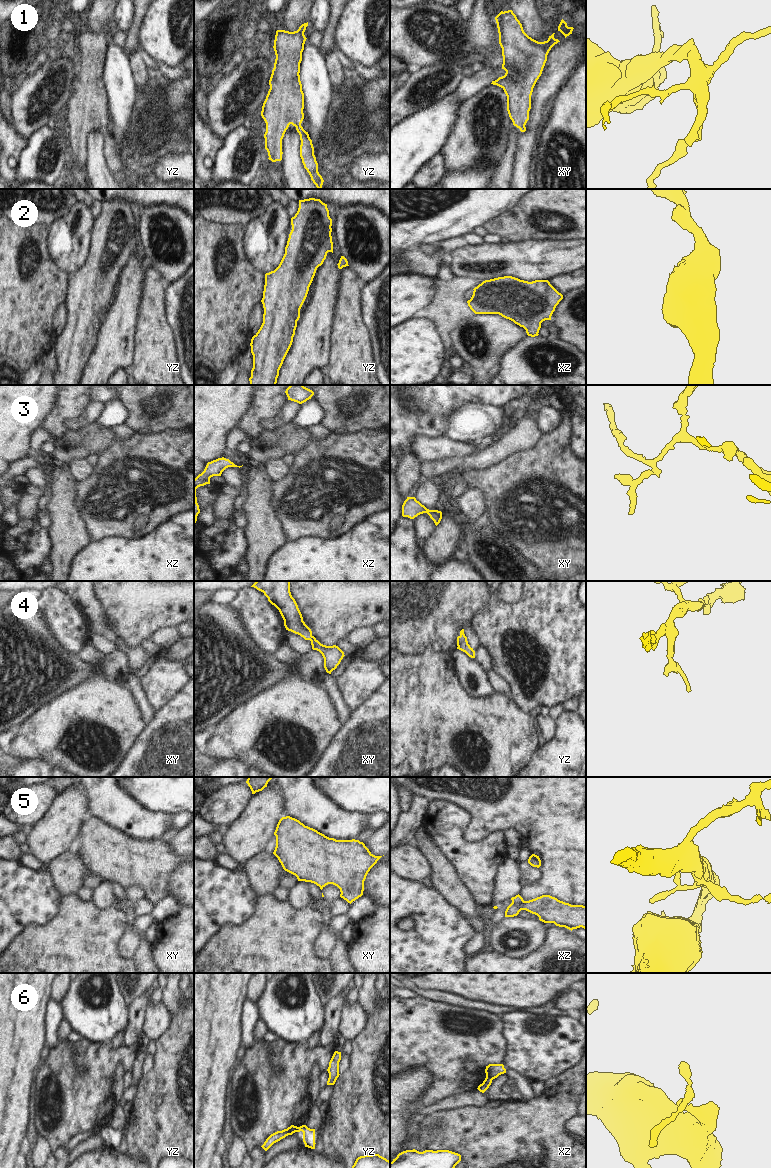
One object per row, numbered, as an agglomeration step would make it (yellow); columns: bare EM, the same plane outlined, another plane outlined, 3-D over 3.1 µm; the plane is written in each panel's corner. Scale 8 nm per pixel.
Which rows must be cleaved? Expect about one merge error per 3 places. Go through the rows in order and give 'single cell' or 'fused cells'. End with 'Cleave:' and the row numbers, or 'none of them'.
1: single cell
2: single cell
3: single cell
4: single cell
5: fused cells
6: fused cells
Cleave: 5, 6

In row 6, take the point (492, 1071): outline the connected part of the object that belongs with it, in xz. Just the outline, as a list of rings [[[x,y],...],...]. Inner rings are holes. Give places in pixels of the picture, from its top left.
[[[489,1064],[485,1069],[486,1076],[490,1079],[495,1079],[499,1075],[506,1073],[503,1064]]]

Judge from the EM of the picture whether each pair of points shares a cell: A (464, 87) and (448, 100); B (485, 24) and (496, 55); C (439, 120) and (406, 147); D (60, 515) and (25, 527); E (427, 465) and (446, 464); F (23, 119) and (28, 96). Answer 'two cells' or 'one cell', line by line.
A: two cells
B: two cells
C: one cell
D: two cells
E: one cell
F: one cell

